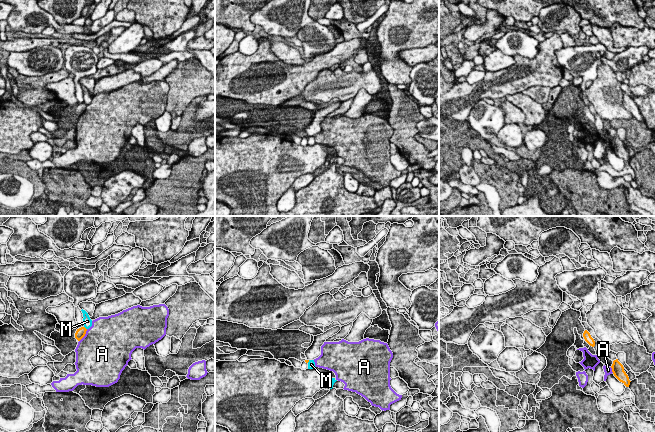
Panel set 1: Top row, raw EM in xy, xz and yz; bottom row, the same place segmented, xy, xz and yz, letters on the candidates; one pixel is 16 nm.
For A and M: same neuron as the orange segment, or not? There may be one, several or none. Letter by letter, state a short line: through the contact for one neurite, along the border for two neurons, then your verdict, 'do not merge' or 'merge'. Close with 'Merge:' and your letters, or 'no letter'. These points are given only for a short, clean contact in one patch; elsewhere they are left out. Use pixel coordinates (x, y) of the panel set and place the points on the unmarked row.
A: do not merge
M: line xy (84, 102), (86, 105); do not merge
Merge: no letter

